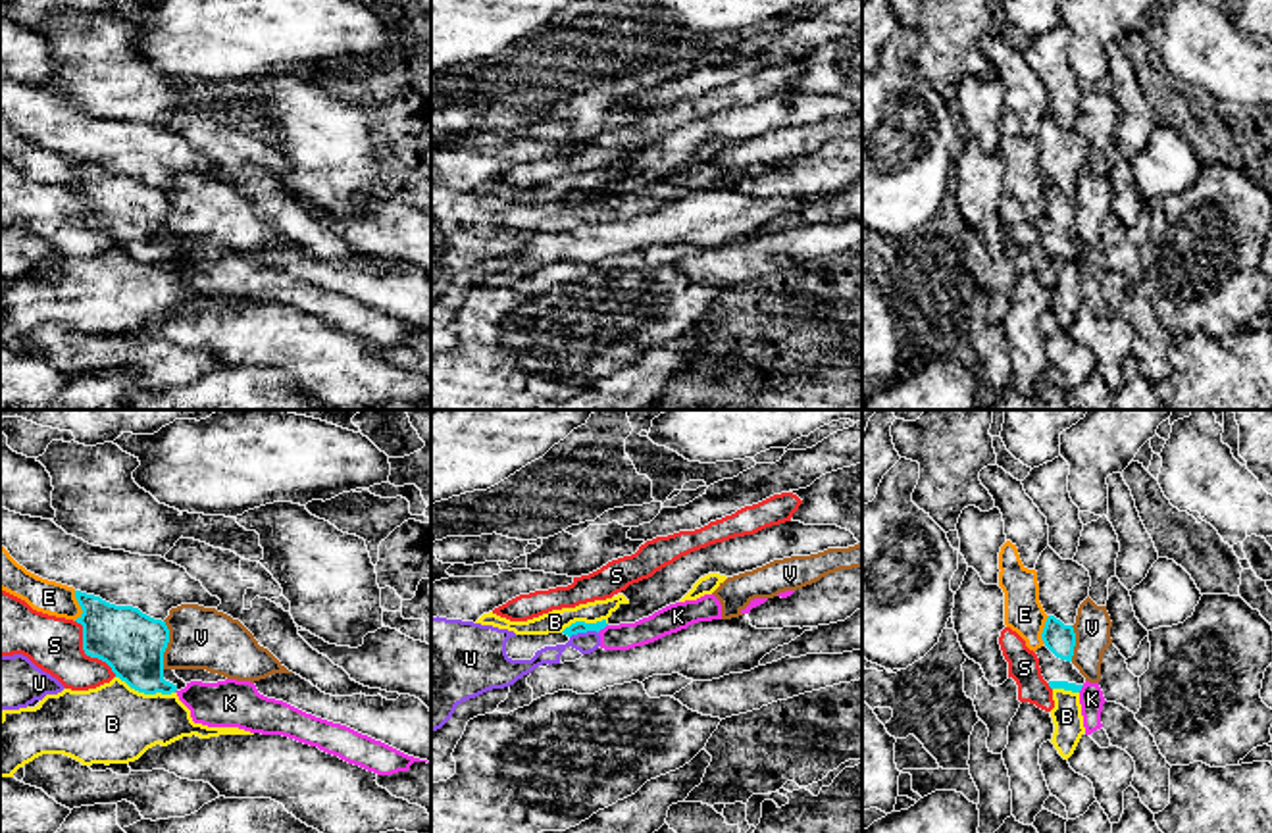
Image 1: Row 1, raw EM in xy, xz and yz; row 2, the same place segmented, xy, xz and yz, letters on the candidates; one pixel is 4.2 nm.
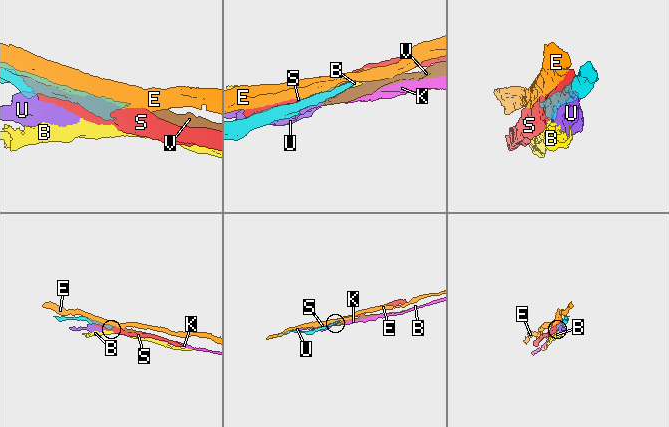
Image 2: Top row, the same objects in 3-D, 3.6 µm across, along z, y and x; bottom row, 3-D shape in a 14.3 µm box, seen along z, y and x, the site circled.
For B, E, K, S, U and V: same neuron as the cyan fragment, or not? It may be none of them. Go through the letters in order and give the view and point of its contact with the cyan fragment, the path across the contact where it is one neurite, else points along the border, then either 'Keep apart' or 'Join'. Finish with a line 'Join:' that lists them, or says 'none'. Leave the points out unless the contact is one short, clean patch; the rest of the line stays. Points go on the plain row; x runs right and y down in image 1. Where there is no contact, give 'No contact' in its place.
B: Touches cyan at xy (145, 262). Boundary: xy (116, 245), (145, 262), (174, 262). Keep apart
E: Touches cyan at xy (79, 174). Keep apart
K: Touches cyan at xz (601, 197). Boundary: xz (607, 193), (597, 201). Keep apart
S: Touches cyan at xy (85, 222). Keep apart
U: Touches cyan at xz (584, 201). Keep apart
V: Touches cyan at xy (166, 214). Keep apart
Join: none

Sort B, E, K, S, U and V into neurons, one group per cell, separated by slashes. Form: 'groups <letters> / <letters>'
groups B / E / K U / S / V

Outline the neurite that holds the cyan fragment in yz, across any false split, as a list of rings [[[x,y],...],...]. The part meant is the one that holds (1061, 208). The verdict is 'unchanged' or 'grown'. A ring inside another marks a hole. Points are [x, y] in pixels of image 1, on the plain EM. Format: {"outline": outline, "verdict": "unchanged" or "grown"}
{"outline": [[[1049,185],[1041,202],[1043,215],[1035,219],[1043,248],[1051,258],[1080,262],[1085,246],[1074,237],[1072,225],[1076,202],[1072,194],[1064,194]]], "verdict": "grown"}

